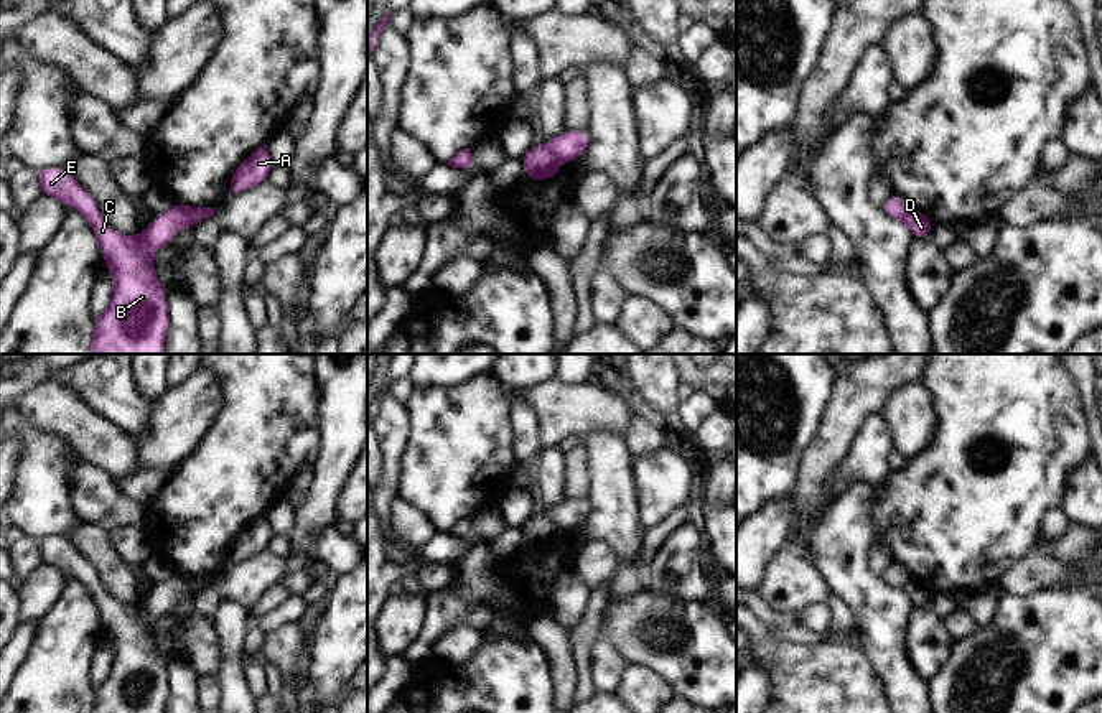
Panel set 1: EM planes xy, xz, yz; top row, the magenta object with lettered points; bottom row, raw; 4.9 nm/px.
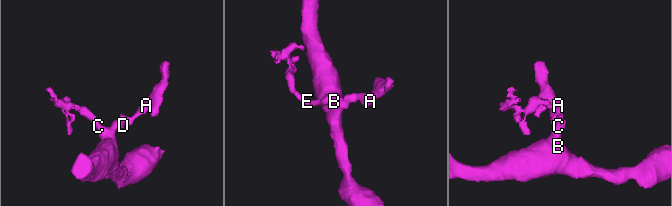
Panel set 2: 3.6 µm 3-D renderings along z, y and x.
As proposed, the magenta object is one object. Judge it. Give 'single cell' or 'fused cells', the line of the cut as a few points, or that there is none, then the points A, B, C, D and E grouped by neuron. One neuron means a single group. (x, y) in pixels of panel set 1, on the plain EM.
fused cells; cut in xy along (175, 575), (191, 593); A / B C D E

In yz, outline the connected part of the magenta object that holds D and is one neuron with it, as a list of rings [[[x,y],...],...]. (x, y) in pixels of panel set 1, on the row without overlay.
[[[911,580],[906,585],[904,591],[913,603],[913,608],[924,608],[929,606],[934,590],[922,581]]]

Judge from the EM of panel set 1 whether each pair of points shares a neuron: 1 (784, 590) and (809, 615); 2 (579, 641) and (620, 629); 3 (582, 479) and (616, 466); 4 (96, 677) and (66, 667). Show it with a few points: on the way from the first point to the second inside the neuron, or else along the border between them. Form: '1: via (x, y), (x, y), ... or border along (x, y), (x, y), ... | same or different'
1: border along (827, 603), (812, 603), (798, 615) | different
2: border along (607, 606), (597, 636) | different
3: border along (583, 440), (585, 471), (588, 476), (587, 498) | different
4: border along (104, 641), (89, 664), (89, 685), (93, 689) | different

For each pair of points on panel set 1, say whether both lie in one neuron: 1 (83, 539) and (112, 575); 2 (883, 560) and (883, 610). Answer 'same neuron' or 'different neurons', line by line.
1: same neuron
2: different neurons

